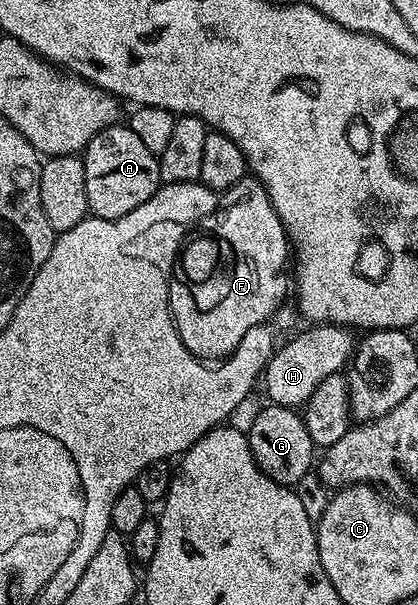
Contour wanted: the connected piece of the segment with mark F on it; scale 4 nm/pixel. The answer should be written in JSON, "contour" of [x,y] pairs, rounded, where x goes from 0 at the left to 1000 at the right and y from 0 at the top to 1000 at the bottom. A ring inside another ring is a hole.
{"contour":[[[593,291],[531,316],[529,327],[533,340],[517,339],[502,357],[464,375],[409,443],[404,502],[419,540],[443,575],[488,595],[550,588],[596,542],[651,531],[677,491],[691,486],[691,395],[644,331],[644,317],[634,317],[617,294]]]}

